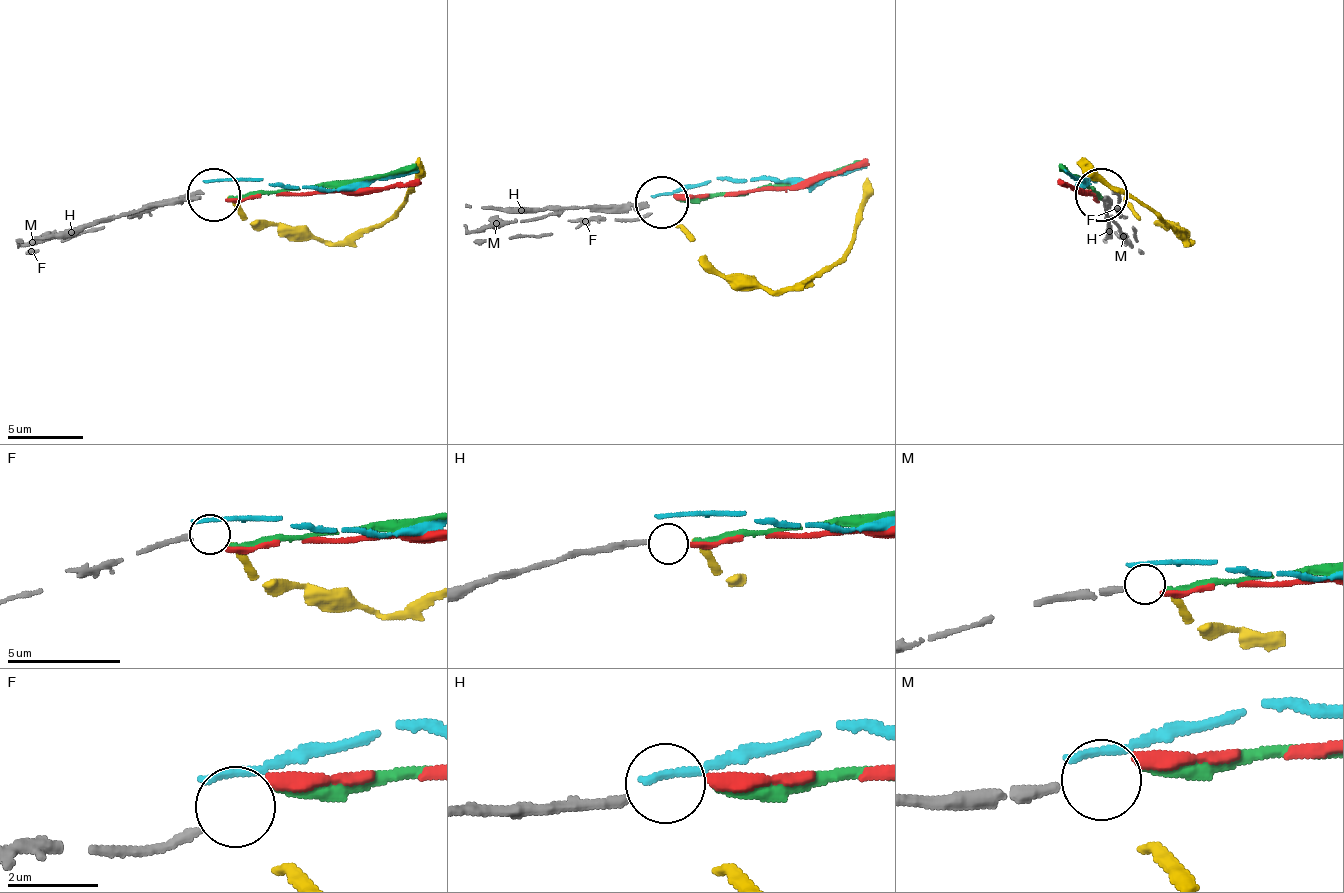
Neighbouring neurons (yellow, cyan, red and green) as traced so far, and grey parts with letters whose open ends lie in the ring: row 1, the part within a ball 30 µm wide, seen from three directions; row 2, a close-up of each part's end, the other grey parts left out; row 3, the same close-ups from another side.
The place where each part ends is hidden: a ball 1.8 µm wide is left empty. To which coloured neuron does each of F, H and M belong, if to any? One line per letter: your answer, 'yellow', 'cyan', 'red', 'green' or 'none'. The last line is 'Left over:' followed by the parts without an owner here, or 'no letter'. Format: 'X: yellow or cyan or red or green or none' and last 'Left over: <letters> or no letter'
F: none
H: red
M: green
Left over: F

